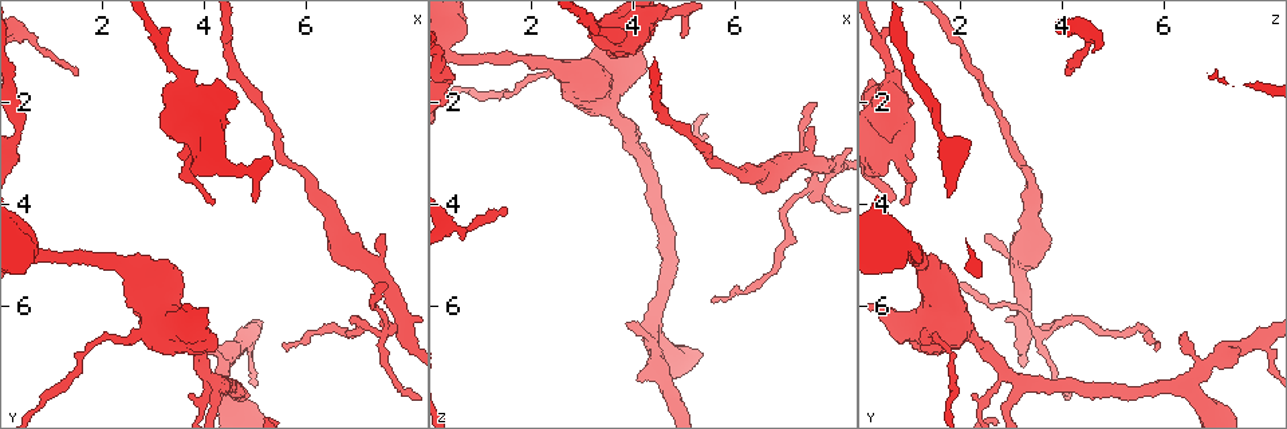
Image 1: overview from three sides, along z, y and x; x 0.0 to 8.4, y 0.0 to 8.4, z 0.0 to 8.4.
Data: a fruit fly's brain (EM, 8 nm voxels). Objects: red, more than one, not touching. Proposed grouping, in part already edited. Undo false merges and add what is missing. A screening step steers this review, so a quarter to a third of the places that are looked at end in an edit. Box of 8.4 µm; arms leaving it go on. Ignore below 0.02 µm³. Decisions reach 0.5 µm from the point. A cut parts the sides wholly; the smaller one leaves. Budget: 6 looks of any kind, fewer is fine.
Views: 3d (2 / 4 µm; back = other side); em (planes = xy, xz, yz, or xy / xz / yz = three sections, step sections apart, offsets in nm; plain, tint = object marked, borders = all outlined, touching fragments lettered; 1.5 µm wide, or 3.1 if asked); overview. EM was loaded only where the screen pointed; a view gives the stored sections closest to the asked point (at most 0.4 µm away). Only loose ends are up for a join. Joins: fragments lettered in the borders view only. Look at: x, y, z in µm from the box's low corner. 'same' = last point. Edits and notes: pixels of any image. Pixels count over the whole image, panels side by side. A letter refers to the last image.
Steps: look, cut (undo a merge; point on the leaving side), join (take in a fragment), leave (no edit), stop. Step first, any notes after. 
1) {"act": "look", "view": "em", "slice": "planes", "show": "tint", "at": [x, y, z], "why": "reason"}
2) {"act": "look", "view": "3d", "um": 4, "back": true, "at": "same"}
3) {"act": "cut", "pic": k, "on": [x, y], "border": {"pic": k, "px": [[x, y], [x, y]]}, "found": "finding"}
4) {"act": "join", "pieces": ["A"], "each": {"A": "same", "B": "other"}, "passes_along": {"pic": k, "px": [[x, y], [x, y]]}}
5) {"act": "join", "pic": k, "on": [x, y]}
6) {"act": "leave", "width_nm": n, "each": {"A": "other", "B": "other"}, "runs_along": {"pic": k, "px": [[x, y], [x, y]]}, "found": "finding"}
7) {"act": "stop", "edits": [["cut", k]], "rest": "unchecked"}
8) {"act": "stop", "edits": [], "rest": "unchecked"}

{"act": "look", "view": "3d", "um": 4, "at": [4.10, 3.90, 0.85], "why": "thin end"}

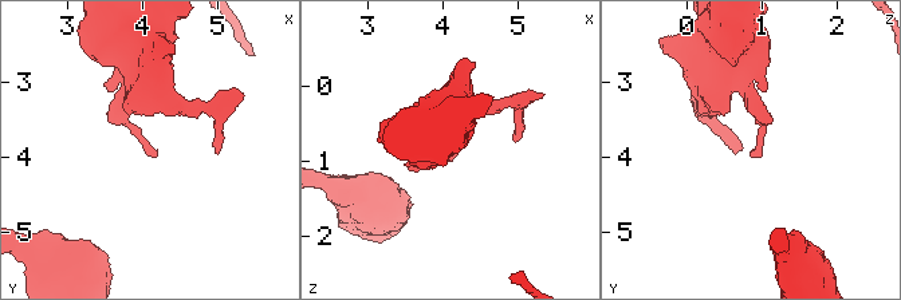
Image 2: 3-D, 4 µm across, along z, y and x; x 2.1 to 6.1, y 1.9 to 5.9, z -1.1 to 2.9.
{"act": "look", "view": "em", "slice": "xz", "step": 4, "show": "borders", "at": [4.10, 3.95, 0.80]}

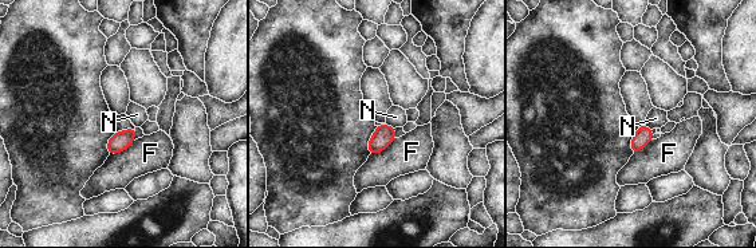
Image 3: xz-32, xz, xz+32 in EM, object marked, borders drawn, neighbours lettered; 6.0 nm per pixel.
{"act": "leave", "width_nm": 110, "each": {"F": "other", "N": "other"}, "border": {"pic": 3, "px": [[385, 124], [394, 128]]}, "found": "no lettered fragment goes on from it"}

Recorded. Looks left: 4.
{"act": "look", "view": "3d", "um": 2, "at": [7.55, 5.55, 2.00], "why": "tapers out"}

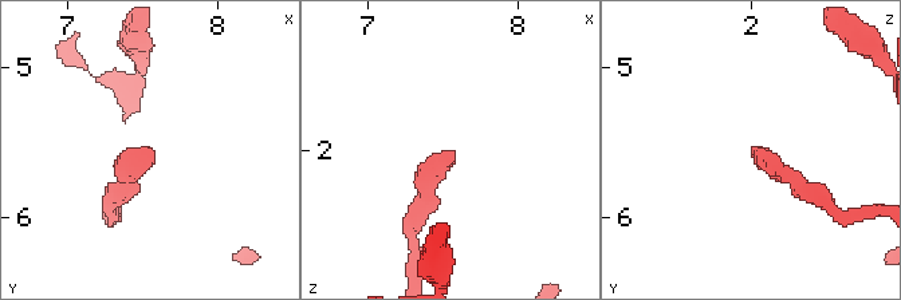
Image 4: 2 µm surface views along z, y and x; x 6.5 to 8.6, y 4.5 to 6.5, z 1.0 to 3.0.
{"act": "look", "view": "em", "slice": "planes", "show": "borders", "at": [7.56, 5.56, 1.98]}

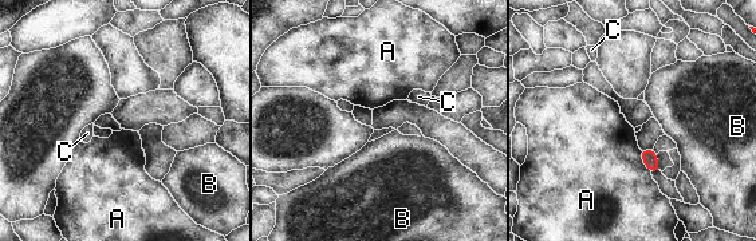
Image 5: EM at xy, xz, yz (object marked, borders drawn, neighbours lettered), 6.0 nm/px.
{"act": "leave", "each": {"A": "other", "B": "other", "C": "other"}, "border": {"pic": 5, "px": [[640, 150], [641, 159], [650, 172]]}, "found": "no lettered fragment goes on from it"}

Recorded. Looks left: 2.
{"act": "look", "view": "em", "slice": "yz", "step": 8, "show": "tint", "at": [4.80, 6.70, 7.90], "why": "thick turns thin"}

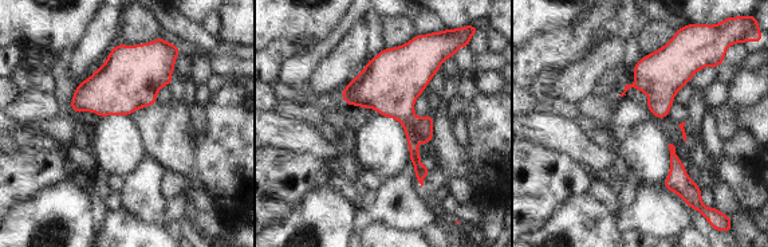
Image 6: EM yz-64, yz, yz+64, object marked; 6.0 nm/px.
{"act": "look", "view": "em", "slice": "xy", "step": 4, "show": "borders", "at": "same"}

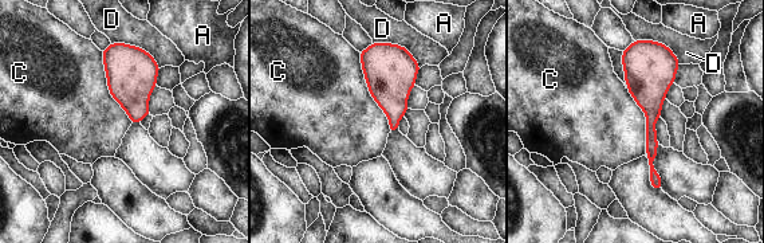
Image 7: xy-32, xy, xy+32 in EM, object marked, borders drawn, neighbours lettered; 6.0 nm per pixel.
{"act": "leave", "each": {"A": "other", "C": "other", "D": "other"}, "border": {"pic": 7, "px": [[358, 53], [390, 132]]}, "found": "one neuron here"}

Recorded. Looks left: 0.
{"act": "stop", "edits": [], "rest": "unchecked"}

